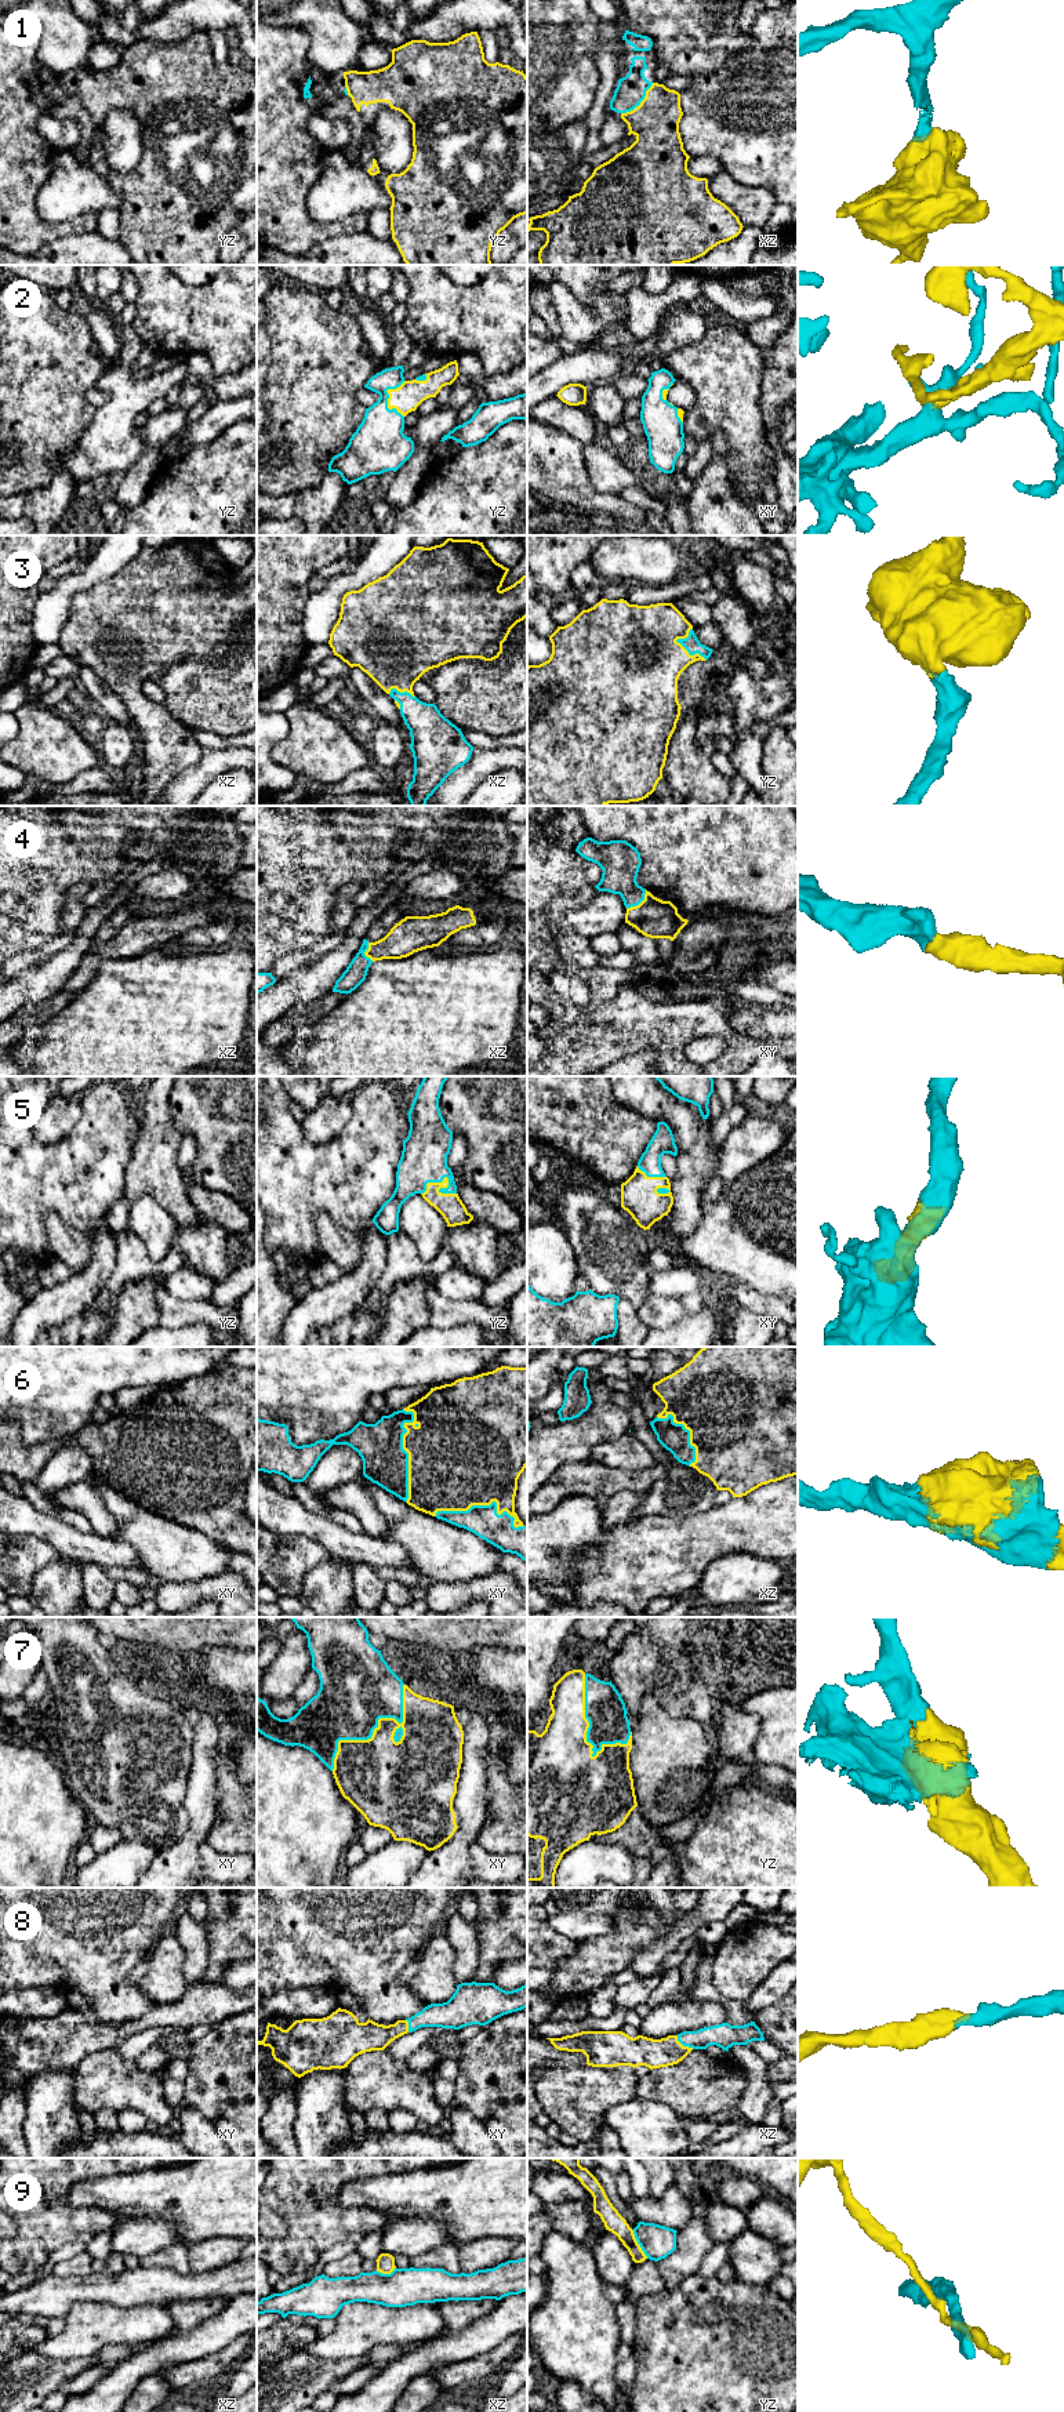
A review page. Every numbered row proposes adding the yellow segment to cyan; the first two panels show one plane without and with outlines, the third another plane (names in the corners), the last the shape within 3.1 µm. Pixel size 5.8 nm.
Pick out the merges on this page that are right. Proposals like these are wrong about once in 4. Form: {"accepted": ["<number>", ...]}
{"accepted": ["1", "2", "3", "4", "5", "6", "7", "8"]}

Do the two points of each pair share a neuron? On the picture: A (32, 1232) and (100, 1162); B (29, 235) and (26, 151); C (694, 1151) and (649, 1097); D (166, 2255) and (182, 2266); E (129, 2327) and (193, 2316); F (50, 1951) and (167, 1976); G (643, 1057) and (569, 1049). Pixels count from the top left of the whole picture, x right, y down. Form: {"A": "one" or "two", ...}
{"A": "one", "B": "one", "C": "one", "D": "one", "E": "two", "F": "two", "G": "two"}

